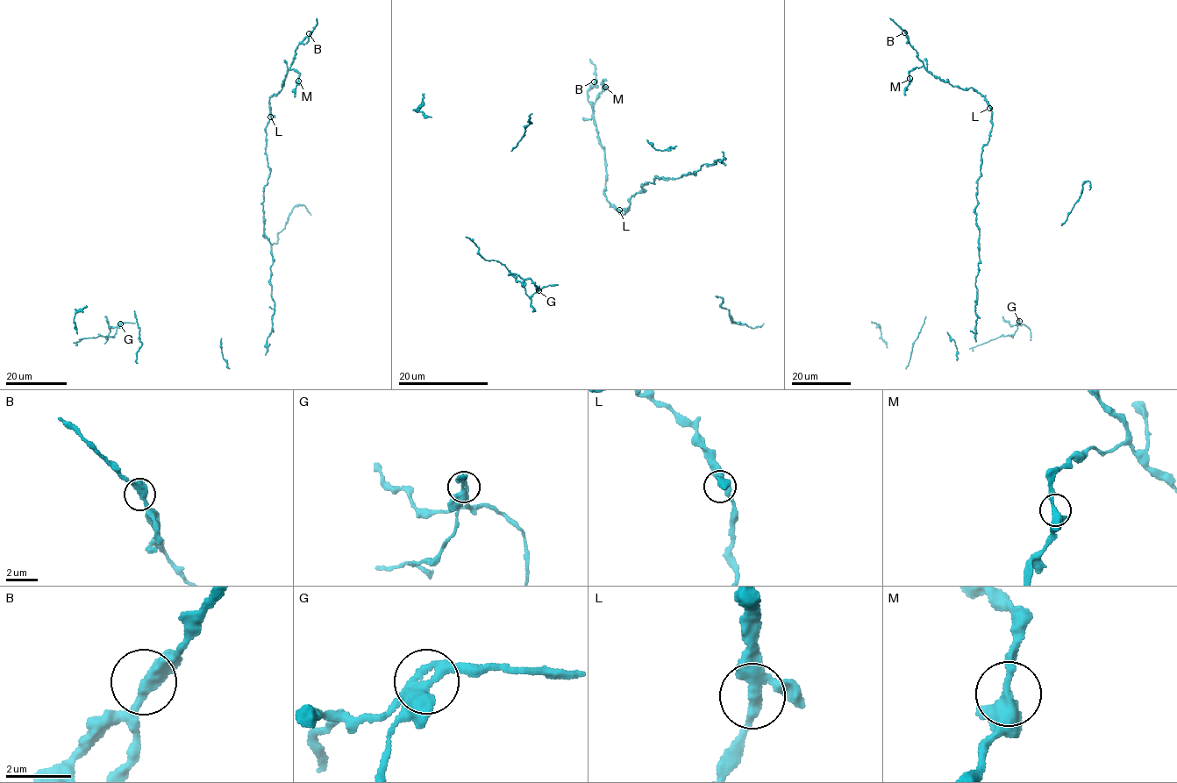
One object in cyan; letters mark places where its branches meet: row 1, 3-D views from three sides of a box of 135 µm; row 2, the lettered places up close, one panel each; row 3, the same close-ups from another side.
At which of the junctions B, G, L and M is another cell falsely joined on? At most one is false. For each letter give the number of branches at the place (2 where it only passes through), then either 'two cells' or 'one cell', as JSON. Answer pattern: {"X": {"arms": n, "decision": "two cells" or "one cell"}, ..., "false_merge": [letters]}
{"B": {"arms": 3, "decision": "one cell"}, "G": {"arms": 3, "decision": "two cells"}, "L": {"arms": 3, "decision": "one cell"}, "M": {"arms": 3, "decision": "one cell"}, "false_merge": ["G"]}

